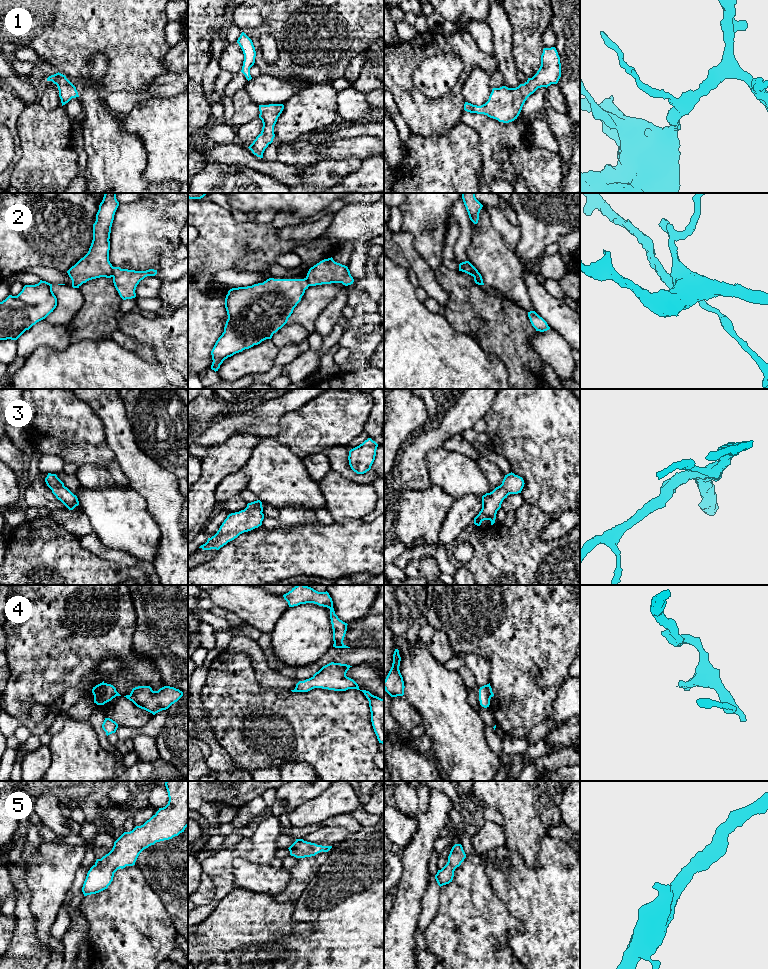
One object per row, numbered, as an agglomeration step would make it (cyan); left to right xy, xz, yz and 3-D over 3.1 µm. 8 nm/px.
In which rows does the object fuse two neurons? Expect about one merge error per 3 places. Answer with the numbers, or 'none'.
2, 4

